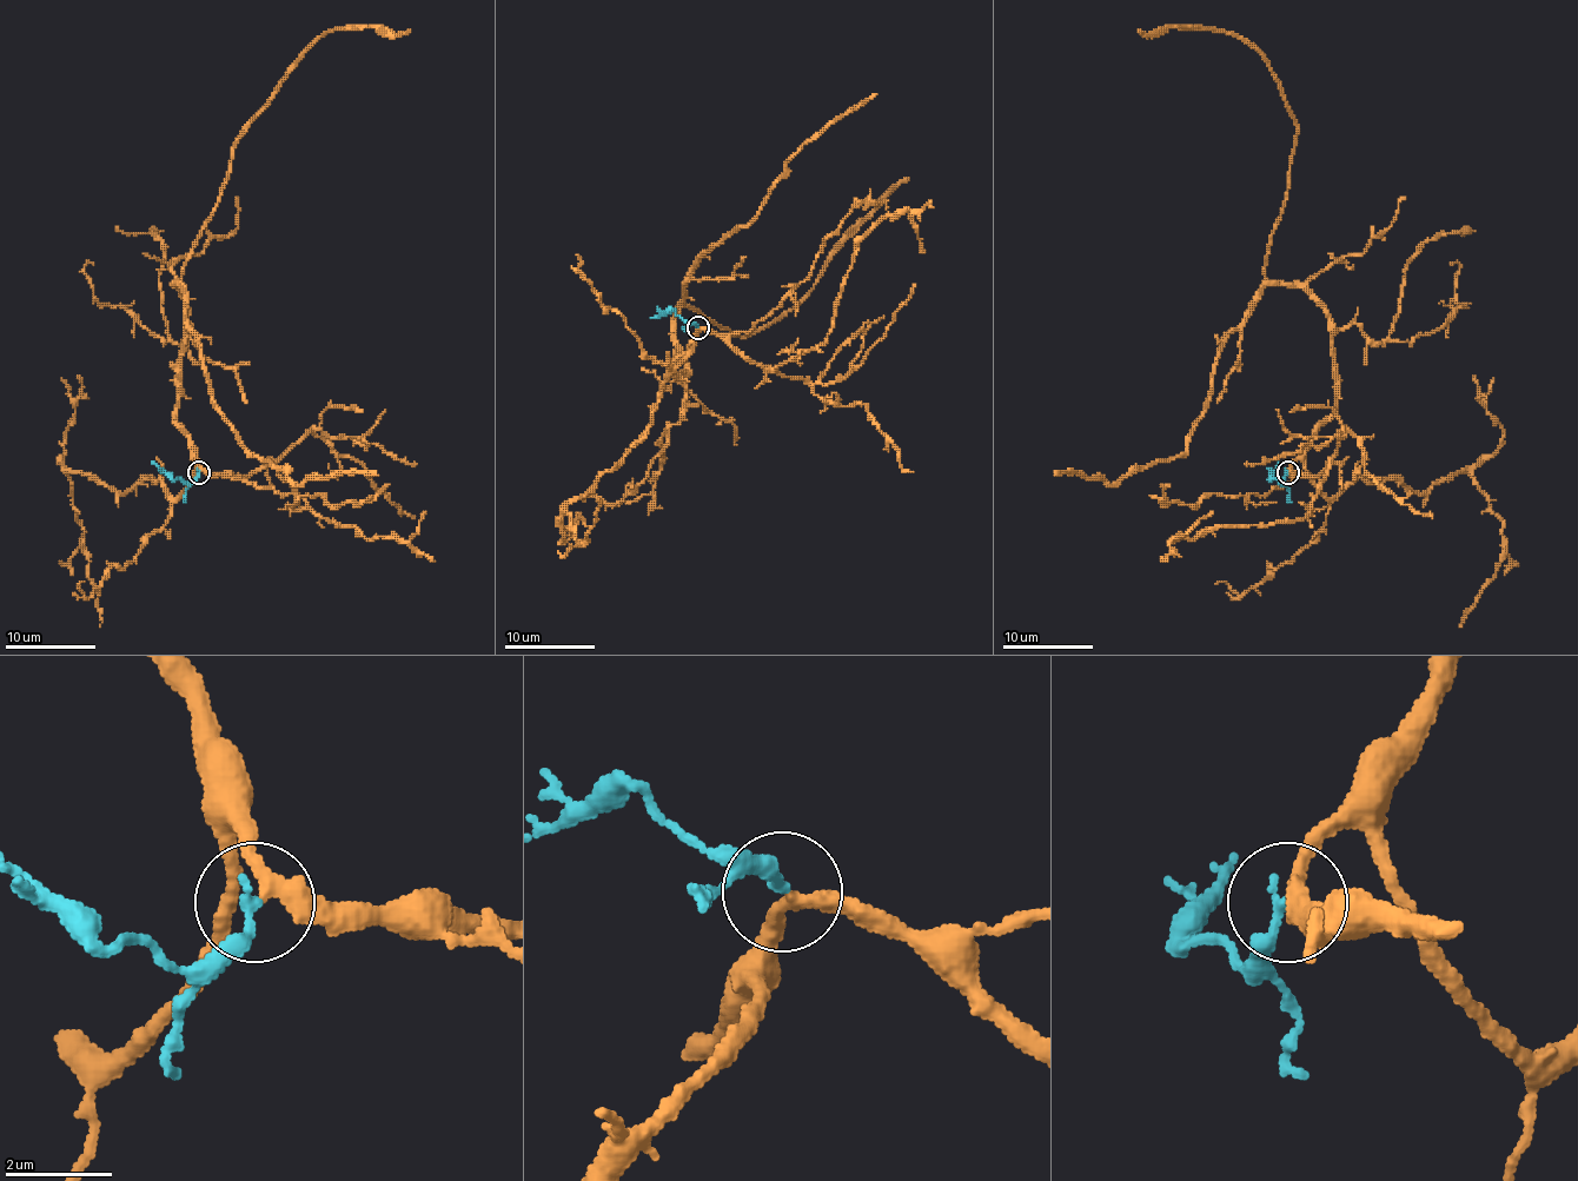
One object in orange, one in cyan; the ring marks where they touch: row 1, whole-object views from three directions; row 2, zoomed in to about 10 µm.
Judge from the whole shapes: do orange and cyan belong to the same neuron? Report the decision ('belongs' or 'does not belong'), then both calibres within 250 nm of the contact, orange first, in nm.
belongs; calibres 300 and 240 nm

